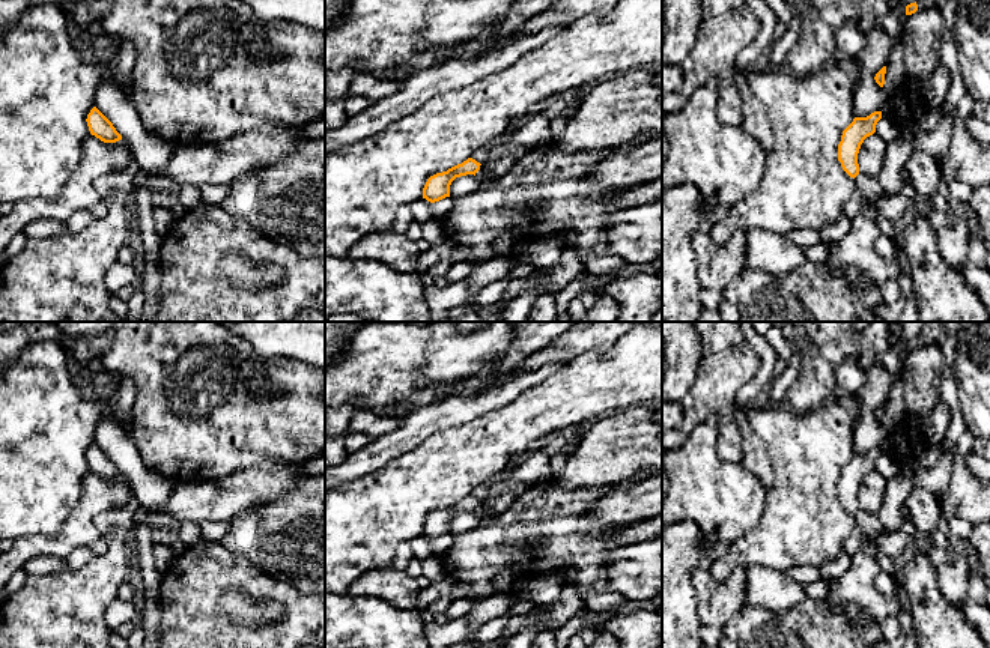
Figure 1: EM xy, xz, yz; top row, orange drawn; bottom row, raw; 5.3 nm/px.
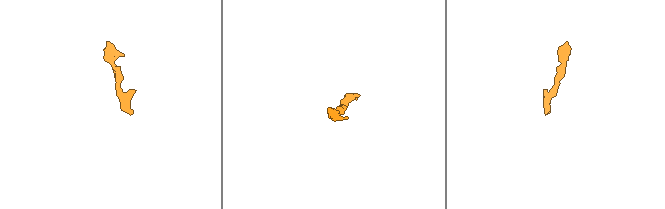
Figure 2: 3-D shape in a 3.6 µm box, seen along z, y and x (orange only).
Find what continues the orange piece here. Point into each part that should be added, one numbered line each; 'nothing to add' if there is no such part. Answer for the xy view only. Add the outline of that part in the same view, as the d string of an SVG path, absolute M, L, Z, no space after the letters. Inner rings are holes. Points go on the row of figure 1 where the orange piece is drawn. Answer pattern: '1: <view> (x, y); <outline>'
nothing to add

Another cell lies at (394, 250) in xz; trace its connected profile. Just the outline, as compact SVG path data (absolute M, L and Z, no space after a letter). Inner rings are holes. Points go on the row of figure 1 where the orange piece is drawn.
M393 230L366 235L348 253L349 259L381 262L402 274L415 272L418 256L415 241L411 241L406 233Z

